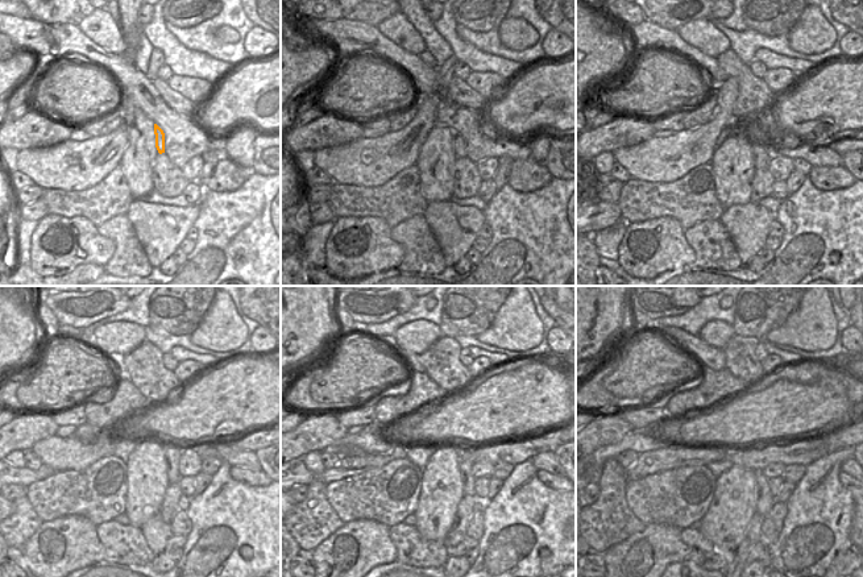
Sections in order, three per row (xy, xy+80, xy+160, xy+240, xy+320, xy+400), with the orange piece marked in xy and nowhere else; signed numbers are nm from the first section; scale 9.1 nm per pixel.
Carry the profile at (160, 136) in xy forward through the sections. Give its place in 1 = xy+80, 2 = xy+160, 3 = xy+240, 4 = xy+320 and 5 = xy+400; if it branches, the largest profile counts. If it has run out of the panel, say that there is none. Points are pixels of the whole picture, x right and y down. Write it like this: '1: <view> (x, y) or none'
1: xy+80 (459, 145)
2: xy+160 (760, 153)
3: xy+240 (173, 452)
4: xy+320 (468, 480)
5: xy+400 (763, 497)

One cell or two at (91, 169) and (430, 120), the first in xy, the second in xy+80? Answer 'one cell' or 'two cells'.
one cell

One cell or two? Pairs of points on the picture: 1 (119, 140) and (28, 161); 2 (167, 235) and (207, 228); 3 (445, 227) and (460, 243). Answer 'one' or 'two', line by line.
1: one
2: two
3: one

